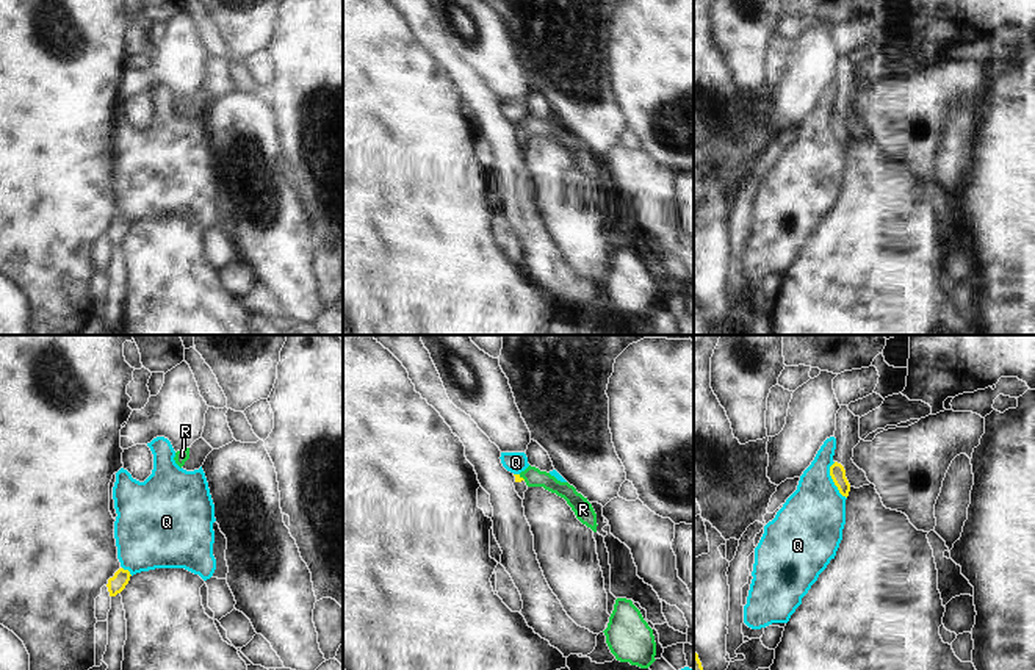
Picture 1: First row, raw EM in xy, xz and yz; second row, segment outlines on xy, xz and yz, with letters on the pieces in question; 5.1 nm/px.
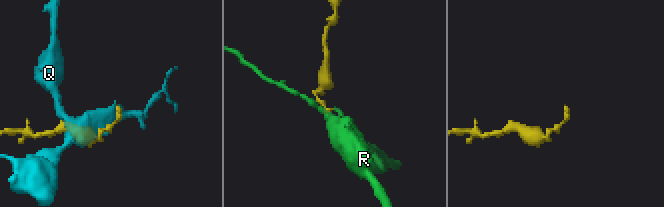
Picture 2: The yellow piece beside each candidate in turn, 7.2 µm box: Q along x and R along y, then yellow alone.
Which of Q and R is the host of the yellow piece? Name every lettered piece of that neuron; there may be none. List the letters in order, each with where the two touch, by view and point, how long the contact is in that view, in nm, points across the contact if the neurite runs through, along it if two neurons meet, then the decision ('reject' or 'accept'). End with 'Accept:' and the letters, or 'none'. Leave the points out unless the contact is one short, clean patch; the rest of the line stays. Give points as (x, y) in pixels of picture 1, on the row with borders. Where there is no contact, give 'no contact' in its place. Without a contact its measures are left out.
Q: yz (833, 481) | 200 nm | reject
R: xz (522, 478) | 50 nm | across xz (517, 476), (522, 478), (533, 476) | accept
Accept: R

